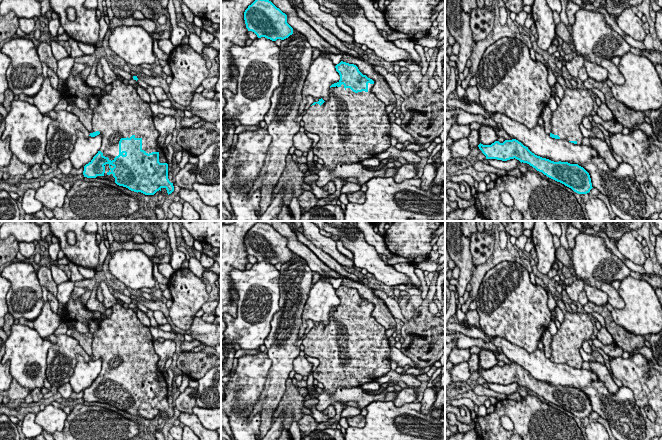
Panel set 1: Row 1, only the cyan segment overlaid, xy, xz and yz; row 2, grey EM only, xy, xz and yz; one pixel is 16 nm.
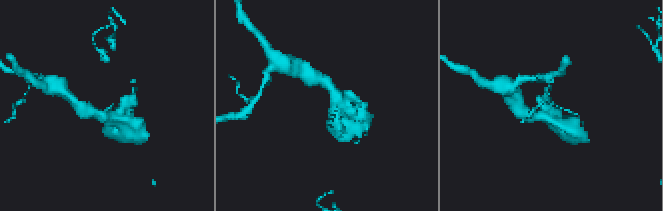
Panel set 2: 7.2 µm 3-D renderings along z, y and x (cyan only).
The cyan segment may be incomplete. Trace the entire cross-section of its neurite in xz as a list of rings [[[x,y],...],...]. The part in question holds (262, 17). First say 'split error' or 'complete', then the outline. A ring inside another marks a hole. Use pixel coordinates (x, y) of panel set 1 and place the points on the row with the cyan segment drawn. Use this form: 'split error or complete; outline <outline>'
complete; outline [[[255,0],[245,10],[244,20],[248,31],[254,32],[258,38],[276,41],[293,34],[287,15],[269,0]]]

